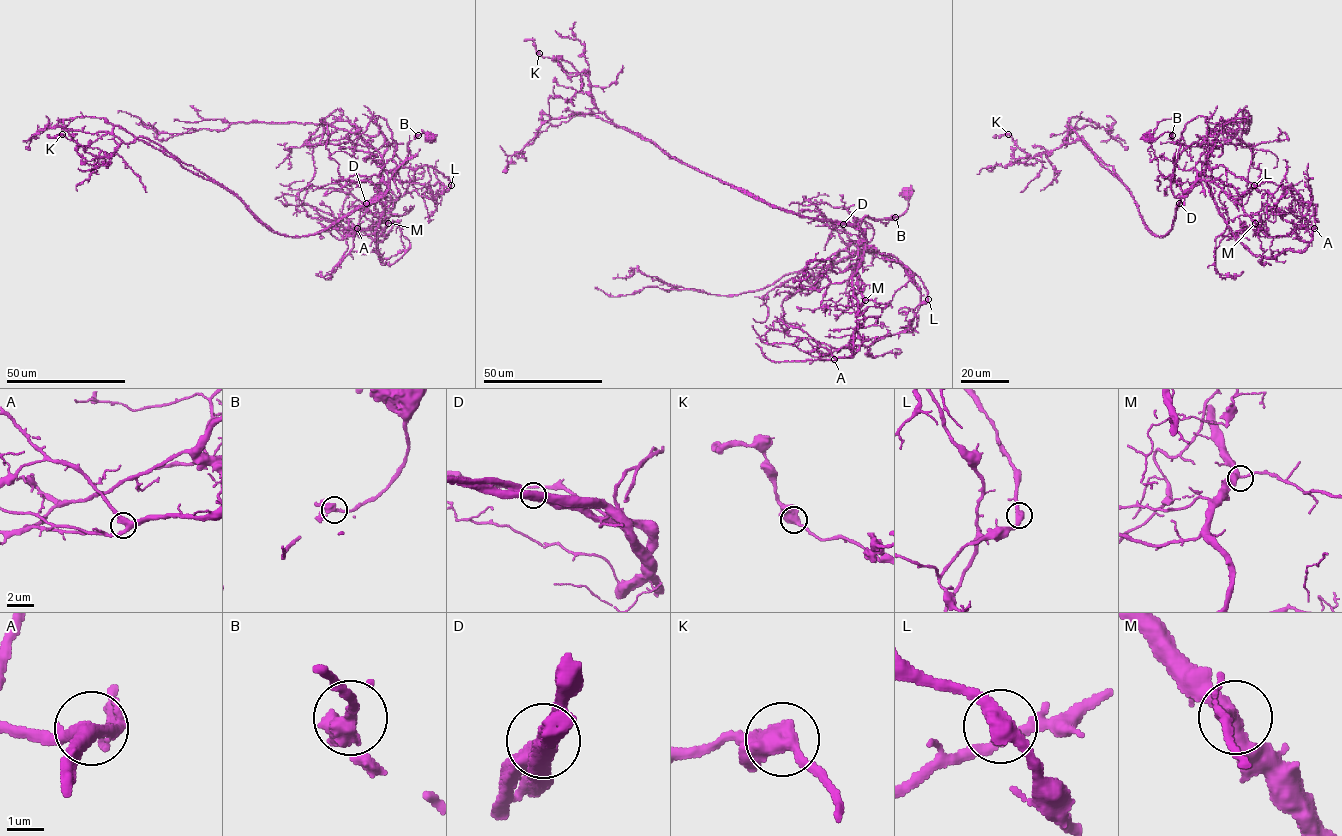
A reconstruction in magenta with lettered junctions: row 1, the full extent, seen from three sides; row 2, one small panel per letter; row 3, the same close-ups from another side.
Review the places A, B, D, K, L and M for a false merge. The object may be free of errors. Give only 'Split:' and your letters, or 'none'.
Split: D

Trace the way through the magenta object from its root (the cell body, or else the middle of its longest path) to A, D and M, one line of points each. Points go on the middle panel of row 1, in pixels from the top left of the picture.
A: (907, 194), (906, 210), (885, 225), (859, 221), (865, 248), (852, 276), (853, 354), (834, 359)
D: (907, 194), (906, 210), (893, 216), (885, 225), (867, 215), (858, 225), (843, 224)
M: (907, 194), (906, 210), (885, 225), (867, 215), (859, 221), (864, 237), (858, 248), (855, 276), (865, 300)

